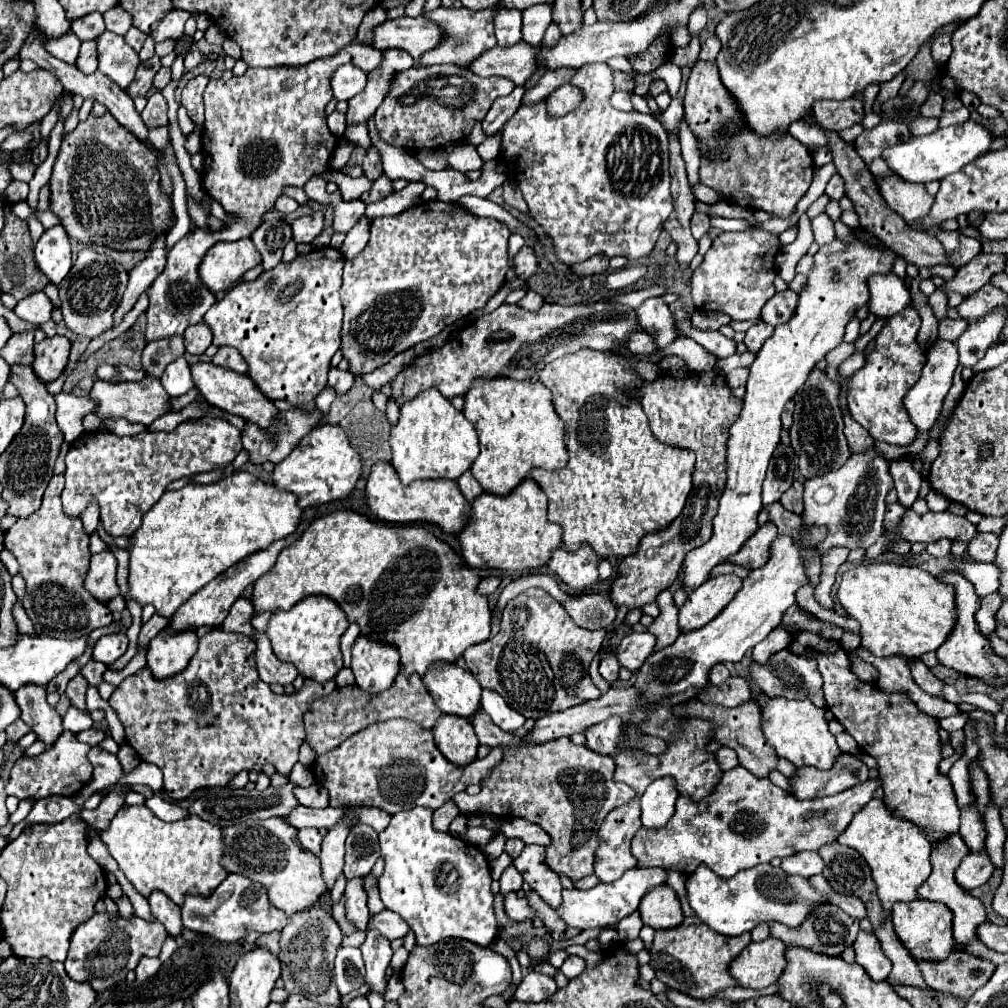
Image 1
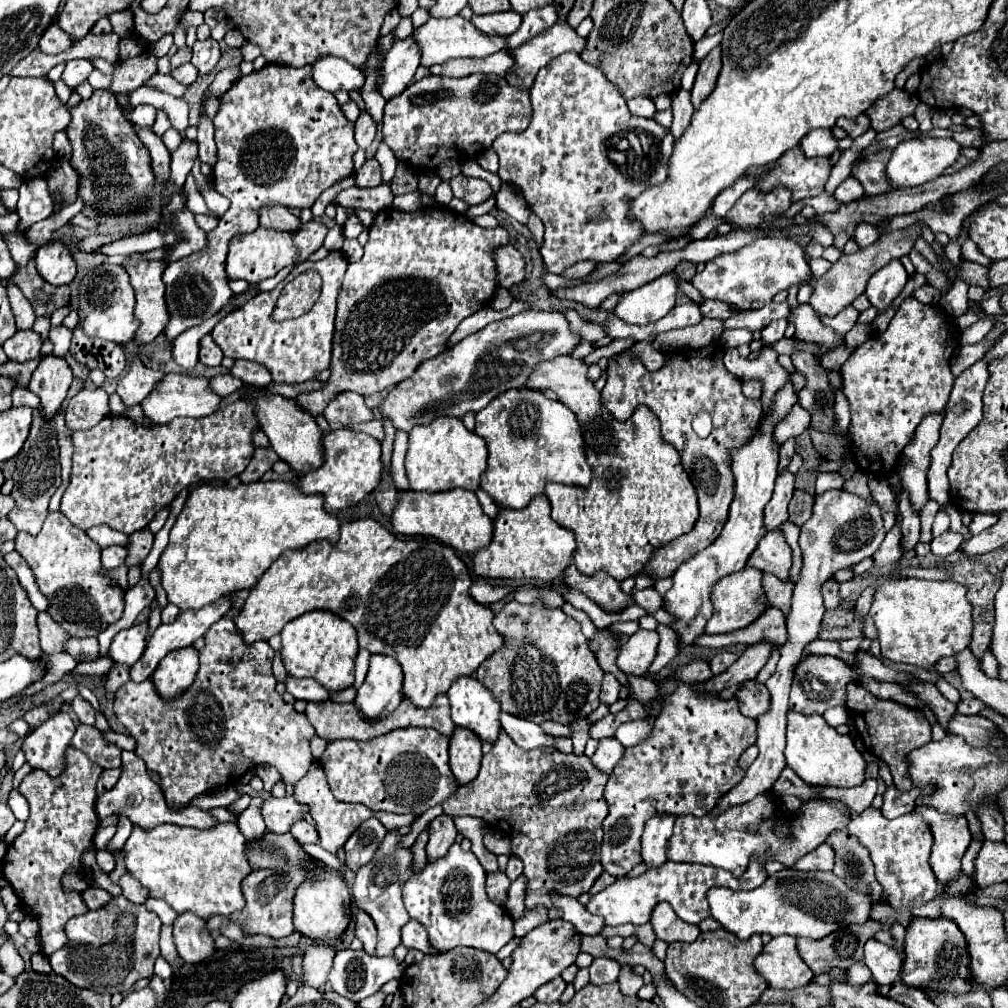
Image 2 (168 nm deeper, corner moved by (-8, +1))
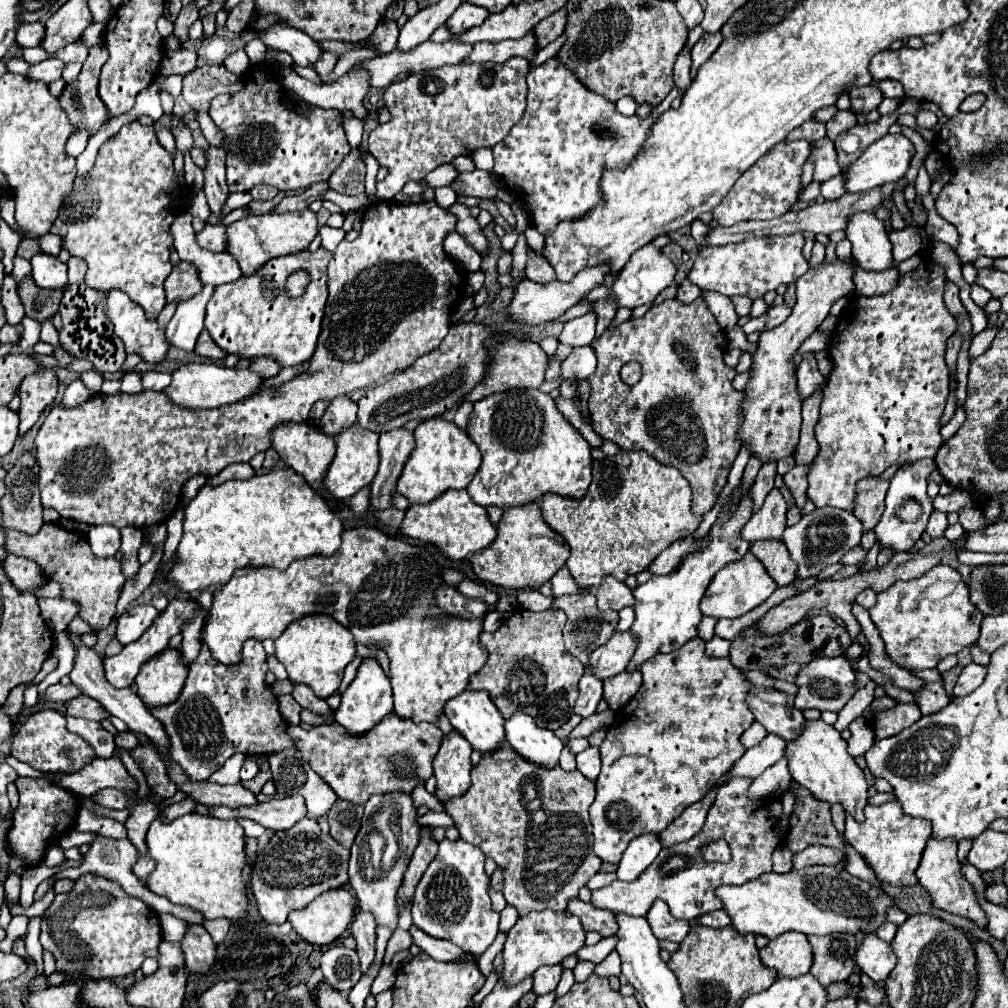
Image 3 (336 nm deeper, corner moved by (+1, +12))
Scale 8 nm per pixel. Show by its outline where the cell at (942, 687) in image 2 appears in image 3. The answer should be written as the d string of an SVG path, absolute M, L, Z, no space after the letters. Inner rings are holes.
M938 564L926 572L926 576L896 582L892 588L880 592L870 618L876 624L892 662L902 668L924 670L936 668L936 664L948 654L958 654L962 648L972 646L978 640L984 616L970 602L962 576L954 568Z

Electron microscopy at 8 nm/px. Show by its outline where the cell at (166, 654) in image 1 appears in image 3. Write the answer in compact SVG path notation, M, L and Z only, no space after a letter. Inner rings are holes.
M166 648L144 664L134 680L138 698L152 710L172 704L180 696L188 668L180 664L180 652Z

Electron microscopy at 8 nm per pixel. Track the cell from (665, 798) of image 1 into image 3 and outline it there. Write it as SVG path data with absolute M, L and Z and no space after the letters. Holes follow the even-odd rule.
M644 834L632 840L618 864L618 880L634 882L656 860L660 850L662 848L656 844L656 834Z

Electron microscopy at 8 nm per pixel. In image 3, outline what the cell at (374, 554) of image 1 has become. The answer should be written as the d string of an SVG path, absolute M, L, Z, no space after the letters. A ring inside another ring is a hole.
M360 526L360 528L350 528L350 530L344 530L342 532L342 544L339 550L326 558L326 556L310 556L310 558L302 558L302 560L296 560L292 562L286 570L276 570L276 568L242 568L242 570L236 570L234 576L220 588L214 592L214 598L212 598L212 606L210 606L210 614L208 614L208 620L204 624L204 630L202 630L202 642L210 648L212 656L222 662L222 664L238 664L242 660L242 644L248 640L248 638L254 638L254 640L266 640L266 638L272 638L276 640L286 628L288 624L304 618L304 616L312 616L312 614L324 614L324 616L330 616L334 618L336 622L340 622L344 628L348 628L356 642L364 644L364 646L372 646L372 644L380 644L380 642L386 642L388 646L384 648L388 658L390 658L390 684L392 684L392 690L394 690L394 714L400 716L400 718L408 718L412 722L436 722L438 716L442 714L444 710L444 704L458 696L460 692L466 690L468 682L470 682L470 676L476 674L484 662L486 662L486 656L484 656L484 650L480 648L478 644L478 636L482 632L482 618L480 620L462 620L462 618L450 618L446 620L444 626L440 626L440 618L442 612L434 606L430 606L430 600L432 600L432 594L436 588L442 586L442 580L440 580L440 564L436 560L436 550L434 548L428 548L428 546L412 546L412 544L406 544L404 540L396 540L396 538L390 538L386 534L382 534L380 530L376 528L368 528L368 526Z

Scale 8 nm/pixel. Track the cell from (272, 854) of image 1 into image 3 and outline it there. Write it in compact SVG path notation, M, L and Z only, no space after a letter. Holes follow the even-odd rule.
M346 888L324 892L308 908L290 912L288 922L294 930L314 946L328 946L336 942L350 926L356 910L356 900Z

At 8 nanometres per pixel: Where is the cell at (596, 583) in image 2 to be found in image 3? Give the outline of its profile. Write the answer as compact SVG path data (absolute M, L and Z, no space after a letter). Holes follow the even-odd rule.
M604 578L600 588L596 588L596 600L598 600L600 610L620 612L626 606L632 606L634 596L626 584L622 584L614 578Z

